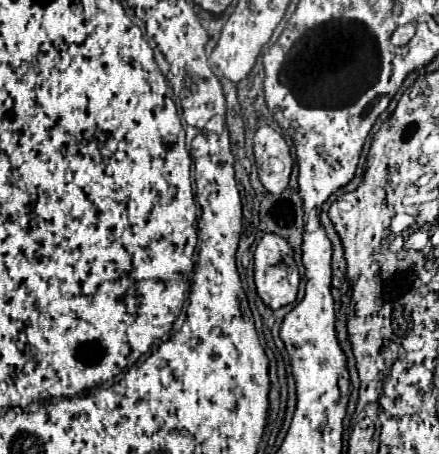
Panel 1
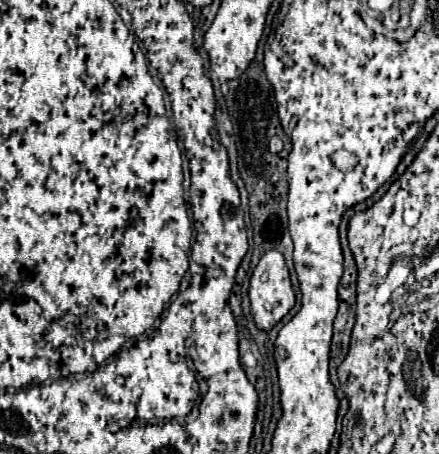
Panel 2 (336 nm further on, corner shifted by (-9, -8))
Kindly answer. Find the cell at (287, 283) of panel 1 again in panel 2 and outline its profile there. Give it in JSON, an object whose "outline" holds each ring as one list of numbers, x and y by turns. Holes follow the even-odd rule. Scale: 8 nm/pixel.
{"outline":[[270,250,266,252,258,266,254,268,254,274,250,278,250,290,248,290,248,298,250,298,250,312,254,316,254,322,260,330,270,330,276,322,280,322,288,310,294,306,296,296,290,284,290,274,284,262,284,256,278,250]]}

